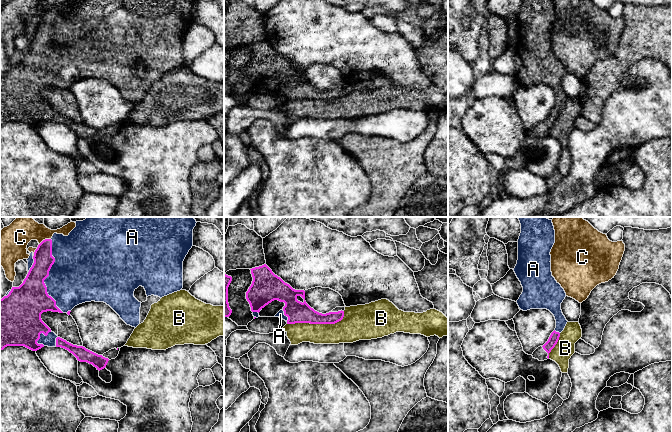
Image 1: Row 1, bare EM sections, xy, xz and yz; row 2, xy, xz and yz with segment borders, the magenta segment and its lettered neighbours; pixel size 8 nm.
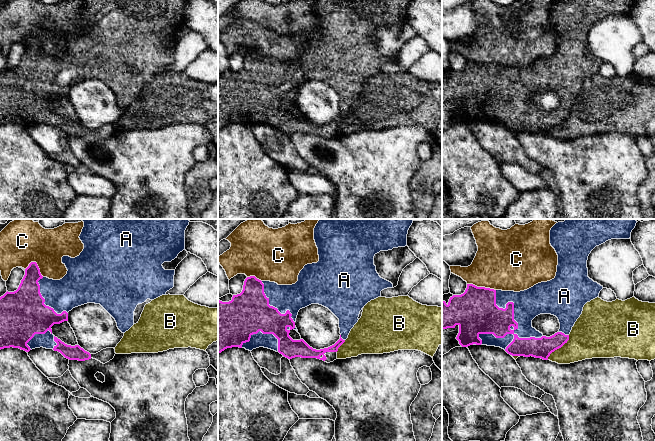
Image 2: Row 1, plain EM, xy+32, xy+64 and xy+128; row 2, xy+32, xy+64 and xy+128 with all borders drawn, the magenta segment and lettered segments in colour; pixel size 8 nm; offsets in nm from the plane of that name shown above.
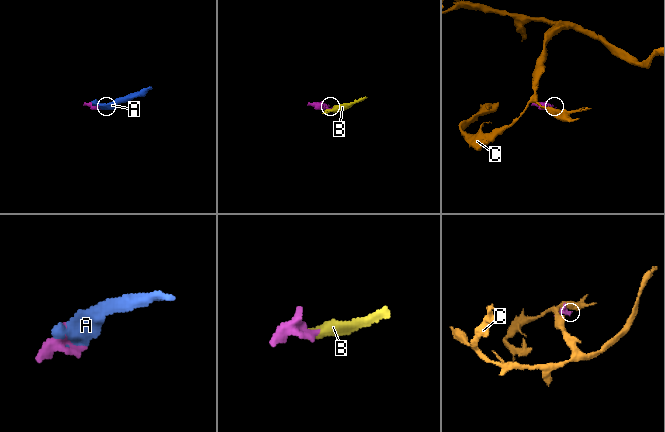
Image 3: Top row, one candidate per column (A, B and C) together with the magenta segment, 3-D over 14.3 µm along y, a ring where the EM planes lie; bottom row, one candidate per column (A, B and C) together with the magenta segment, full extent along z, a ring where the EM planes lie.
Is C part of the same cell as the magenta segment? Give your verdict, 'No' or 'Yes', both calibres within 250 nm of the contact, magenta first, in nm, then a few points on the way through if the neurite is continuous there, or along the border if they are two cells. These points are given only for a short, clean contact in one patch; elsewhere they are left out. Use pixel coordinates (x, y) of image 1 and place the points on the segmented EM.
No. Thickness 160 nm (magenta) against 220 nm. Boundary: xy (50, 238), (45, 238), (39, 244)

